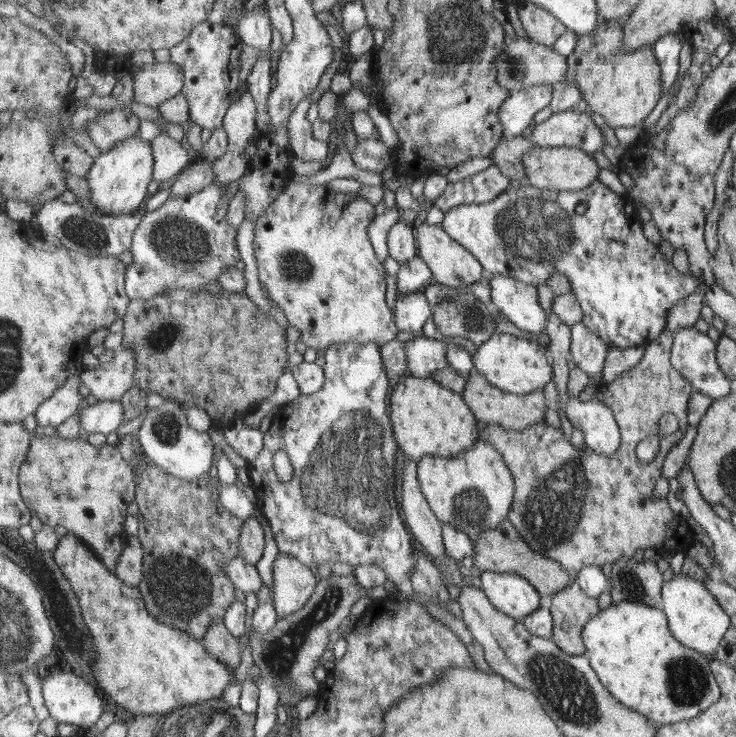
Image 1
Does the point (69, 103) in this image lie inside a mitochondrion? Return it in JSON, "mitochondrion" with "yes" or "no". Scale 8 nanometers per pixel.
{"mitochondrion":"no"}

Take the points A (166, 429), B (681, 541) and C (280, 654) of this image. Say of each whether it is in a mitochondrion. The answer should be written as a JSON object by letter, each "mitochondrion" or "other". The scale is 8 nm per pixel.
{"A":"mitochondrion","B":"other","C":"mitochondrion"}

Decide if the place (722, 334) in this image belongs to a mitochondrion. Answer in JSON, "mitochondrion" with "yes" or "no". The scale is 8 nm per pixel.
{"mitochondrion":"no"}

